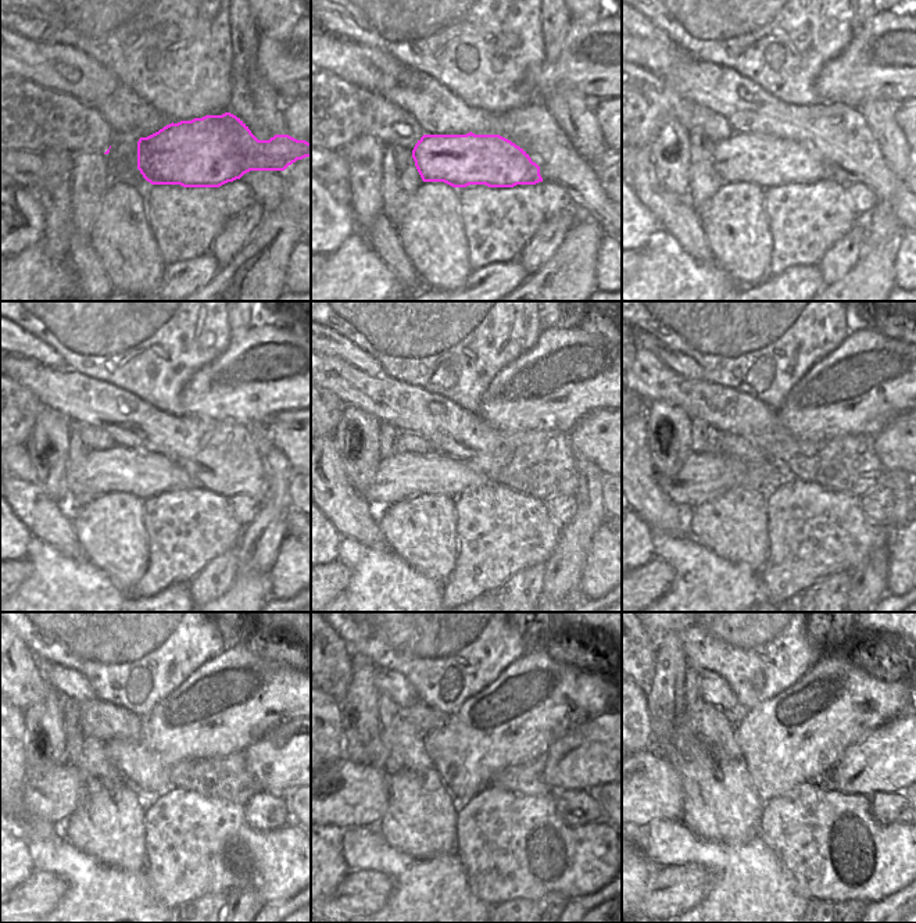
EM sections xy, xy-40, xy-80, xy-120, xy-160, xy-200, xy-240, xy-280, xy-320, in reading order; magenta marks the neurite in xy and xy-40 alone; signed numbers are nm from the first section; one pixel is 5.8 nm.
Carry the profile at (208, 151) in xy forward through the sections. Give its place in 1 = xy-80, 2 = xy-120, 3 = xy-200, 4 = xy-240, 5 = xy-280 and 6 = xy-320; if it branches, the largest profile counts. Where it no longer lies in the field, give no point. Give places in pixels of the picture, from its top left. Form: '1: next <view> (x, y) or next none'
1: next xy-80 (766, 161)
2: next xy-120 (118, 469)
3: next xy-200 (702, 476)
4: next xy-240 (53, 794)
5: next xy-280 (342, 794)
6: next xy-320 (650, 789)

